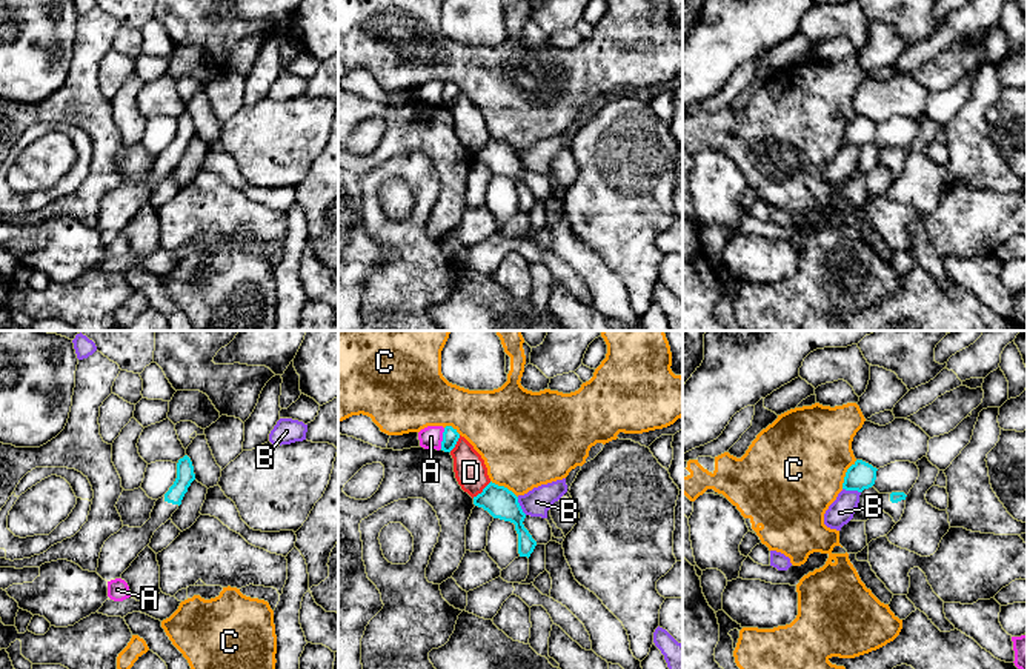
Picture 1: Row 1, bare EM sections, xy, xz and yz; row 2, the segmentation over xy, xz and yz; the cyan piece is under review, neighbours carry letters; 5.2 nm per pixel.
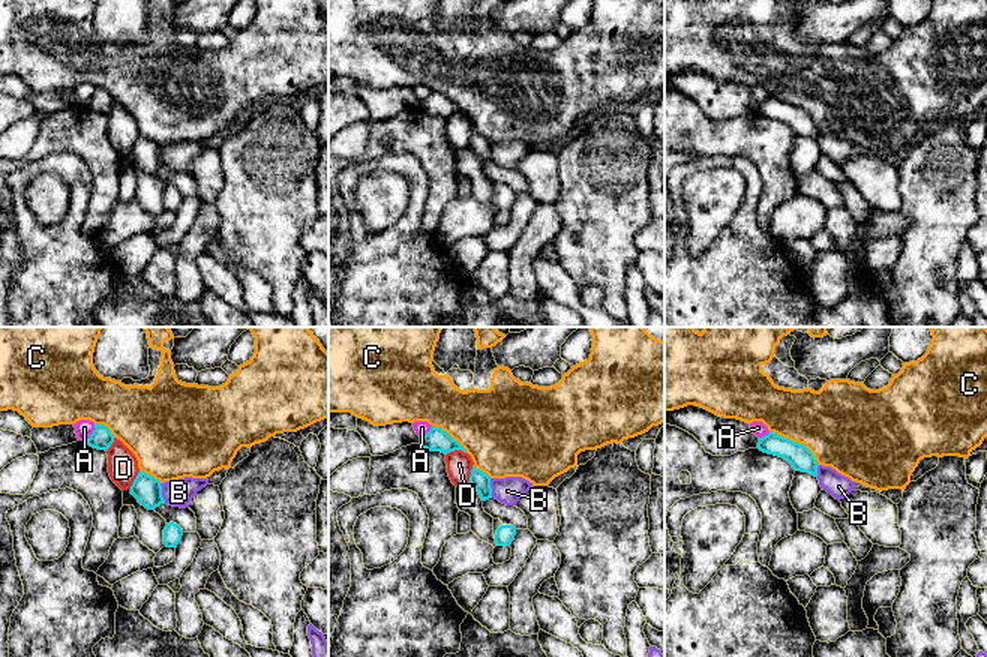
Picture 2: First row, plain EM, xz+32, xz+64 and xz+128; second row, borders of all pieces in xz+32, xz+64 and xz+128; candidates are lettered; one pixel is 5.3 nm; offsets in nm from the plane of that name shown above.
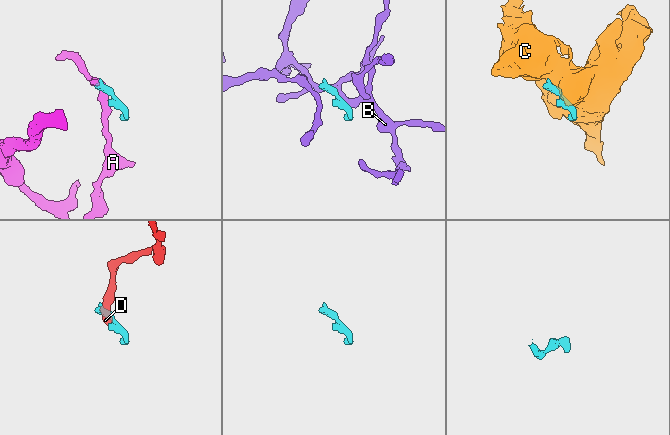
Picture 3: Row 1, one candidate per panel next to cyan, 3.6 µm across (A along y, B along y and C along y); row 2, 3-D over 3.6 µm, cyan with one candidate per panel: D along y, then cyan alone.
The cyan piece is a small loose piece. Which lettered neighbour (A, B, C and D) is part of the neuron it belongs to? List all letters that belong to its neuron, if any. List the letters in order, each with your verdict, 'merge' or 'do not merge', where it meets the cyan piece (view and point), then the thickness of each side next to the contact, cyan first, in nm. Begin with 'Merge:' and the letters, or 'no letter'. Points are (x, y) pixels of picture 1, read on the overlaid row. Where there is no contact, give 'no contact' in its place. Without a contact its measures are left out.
Merge: no letter
A: do not merge | xz (443, 439) | 80/120 nm
B: do not merge | xz (520, 506) | 160/140 nm
C: do not merge | yz (846, 474) | 150/500 nm
D: do not merge | xz (483, 491) | 160/170 nm

